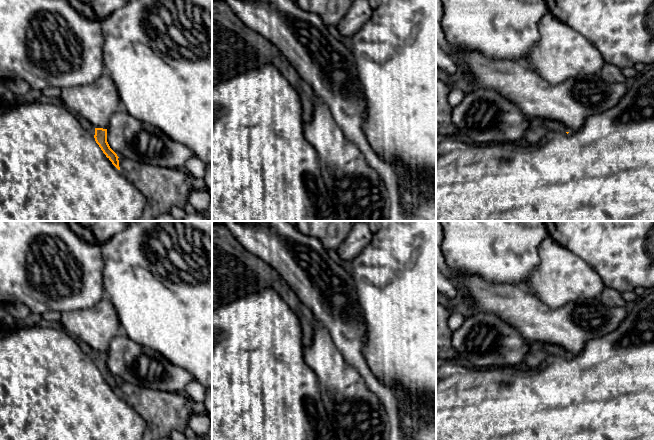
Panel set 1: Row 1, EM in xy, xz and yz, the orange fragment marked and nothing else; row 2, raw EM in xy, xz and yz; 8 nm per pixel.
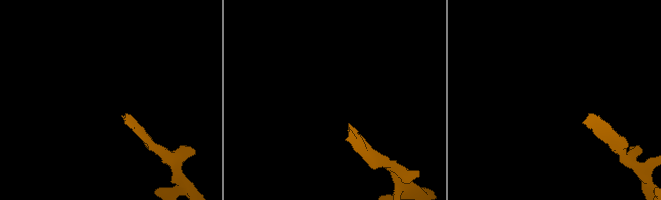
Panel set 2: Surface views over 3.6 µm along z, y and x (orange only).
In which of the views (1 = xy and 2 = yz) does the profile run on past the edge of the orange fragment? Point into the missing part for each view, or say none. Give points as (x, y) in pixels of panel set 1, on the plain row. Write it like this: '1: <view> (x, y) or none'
1: xy (86, 348)
2: yz (538, 351)

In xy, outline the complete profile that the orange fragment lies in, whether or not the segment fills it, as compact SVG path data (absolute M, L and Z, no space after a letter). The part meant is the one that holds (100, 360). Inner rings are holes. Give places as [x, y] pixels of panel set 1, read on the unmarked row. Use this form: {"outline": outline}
{"outline": "M75 338L81 347L82 351L84 351L87 355L91 356L94 359L96 367L99 369L103 377L106 381L112 386L112 388L120 394L119 384L117 378L110 372L107 366L107 353L103 352L95 352L88 344L81 341L78 338Z"}

